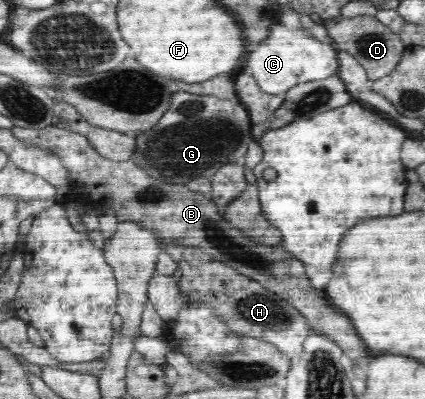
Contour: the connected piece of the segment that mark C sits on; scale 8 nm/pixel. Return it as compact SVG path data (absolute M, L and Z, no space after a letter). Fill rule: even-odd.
M278 24L274 28L276 30L268 34L267 40L260 42L248 56L248 69L262 91L280 94L301 83L320 81L338 74L339 53L333 45L317 40L303 27L291 30Z

